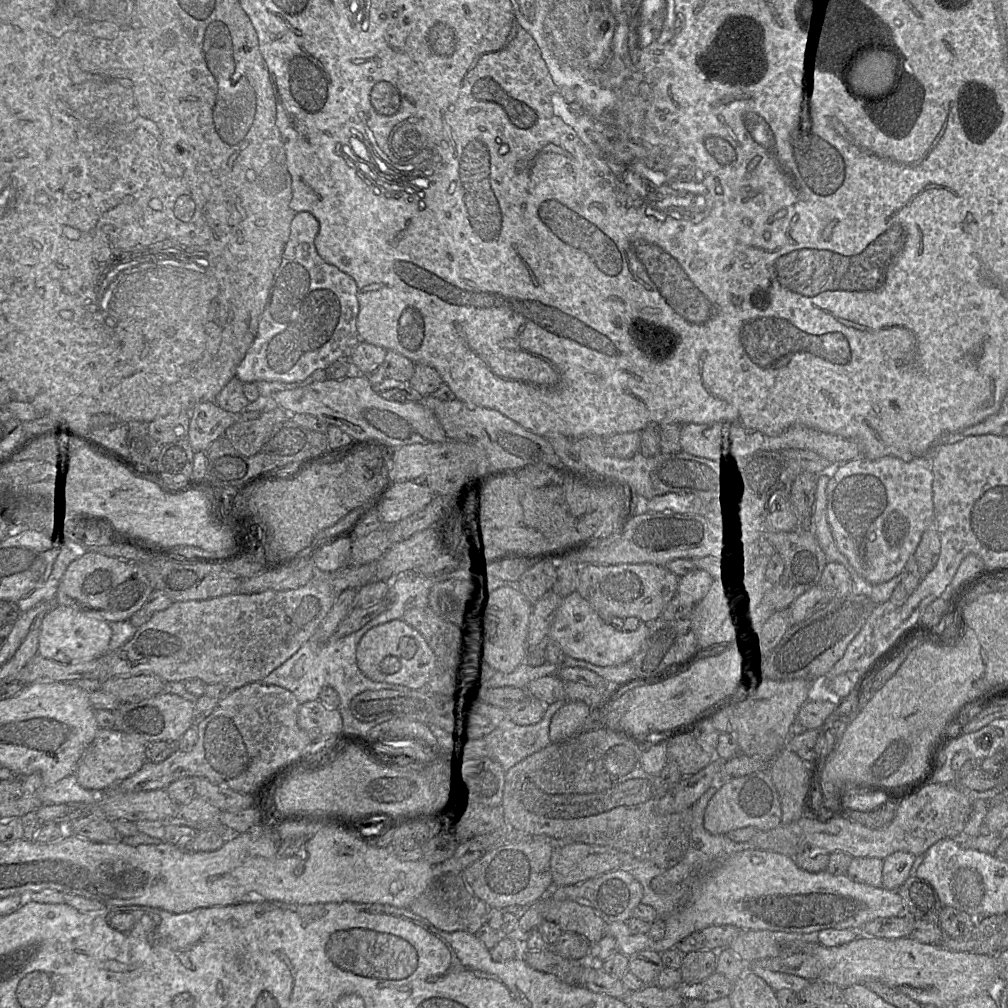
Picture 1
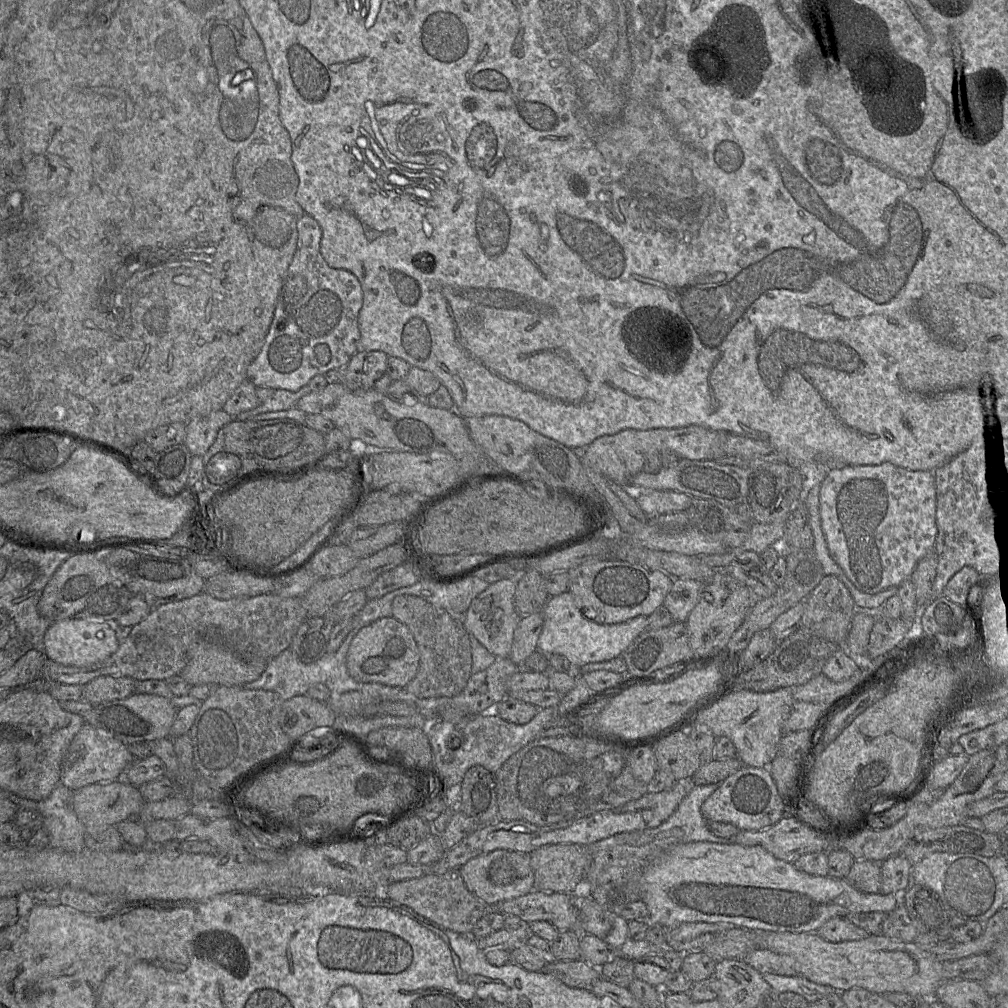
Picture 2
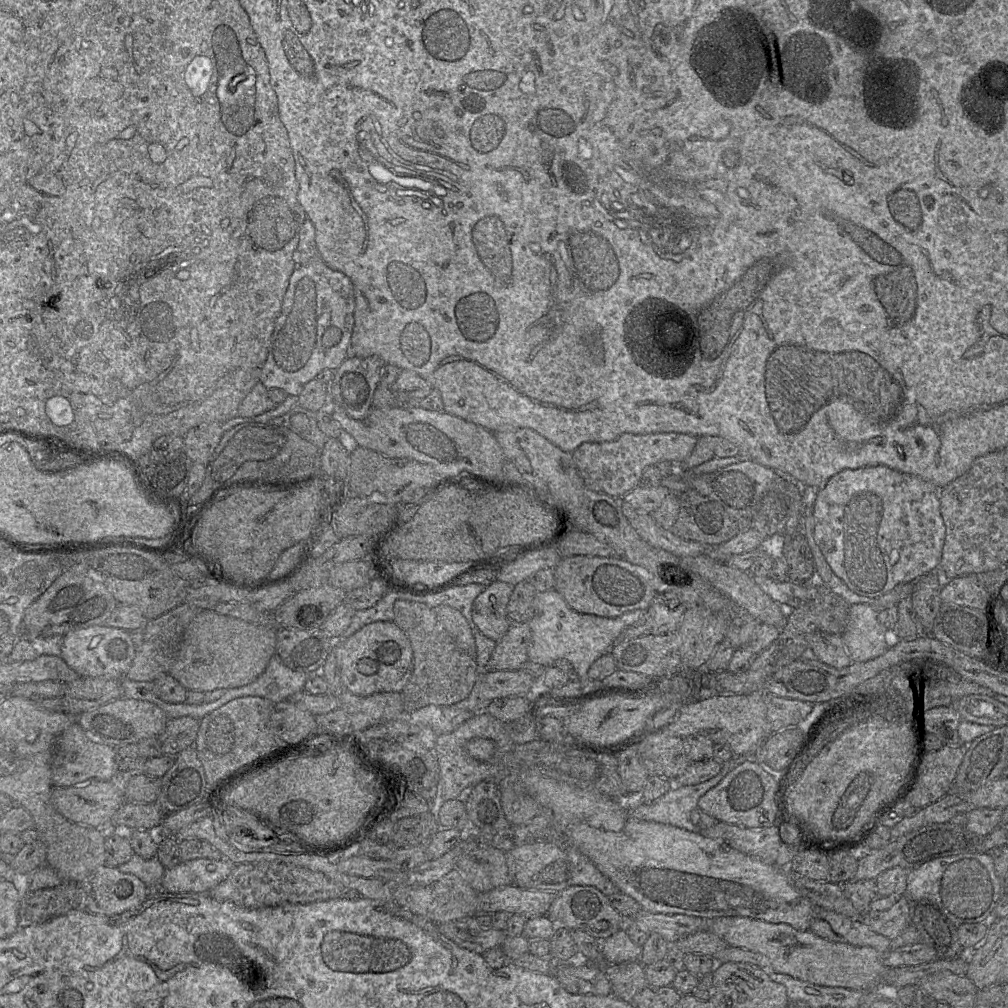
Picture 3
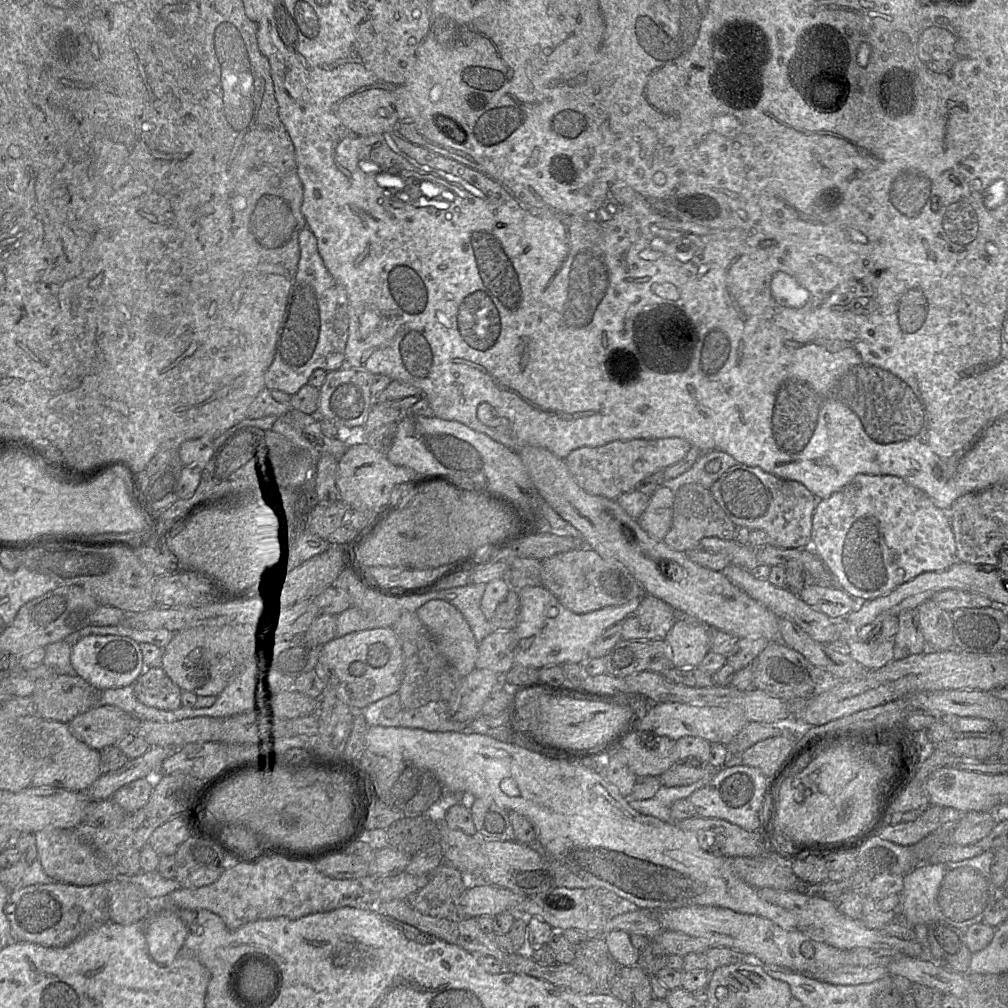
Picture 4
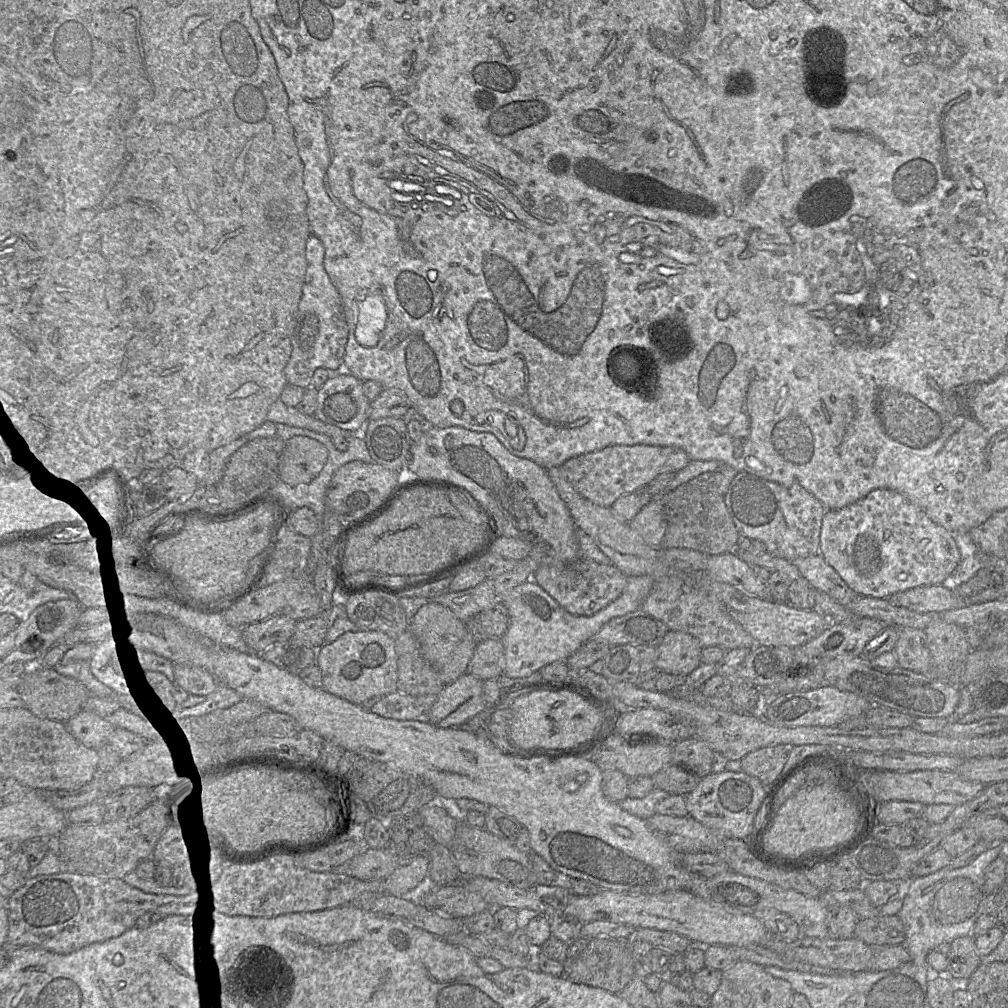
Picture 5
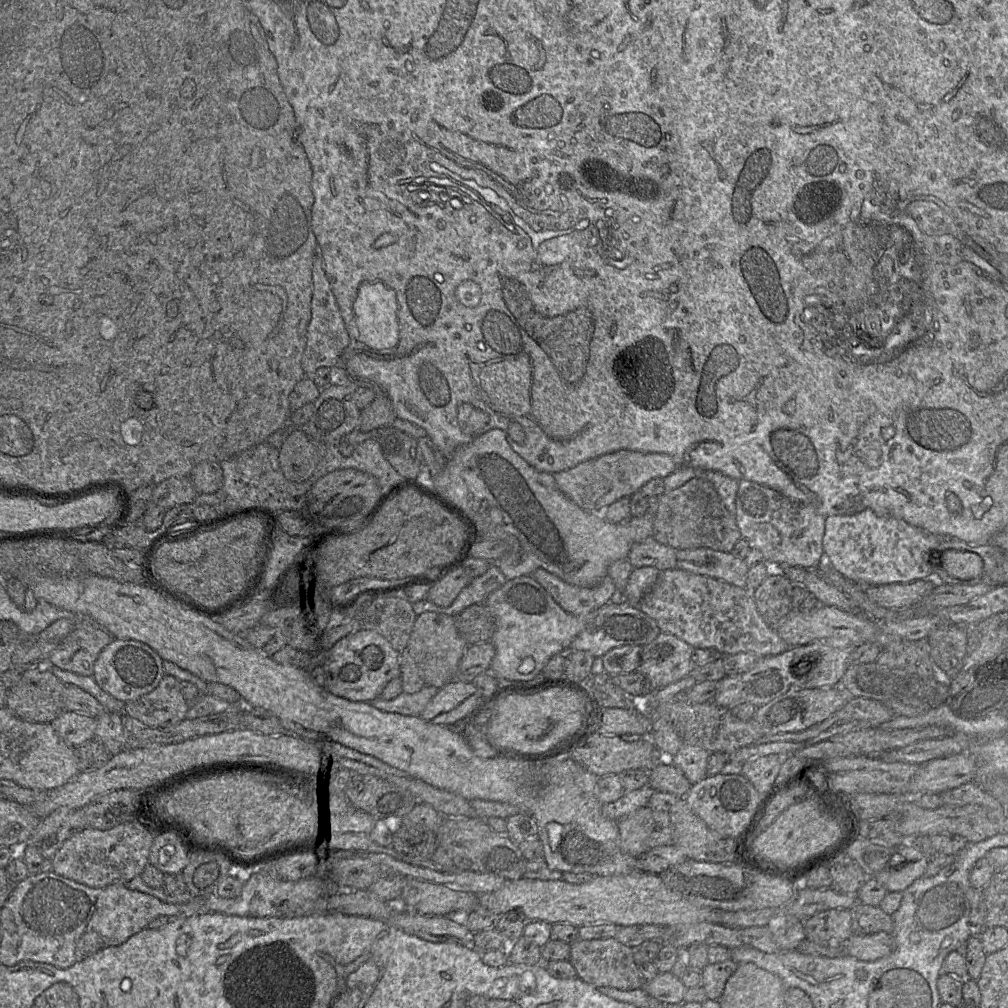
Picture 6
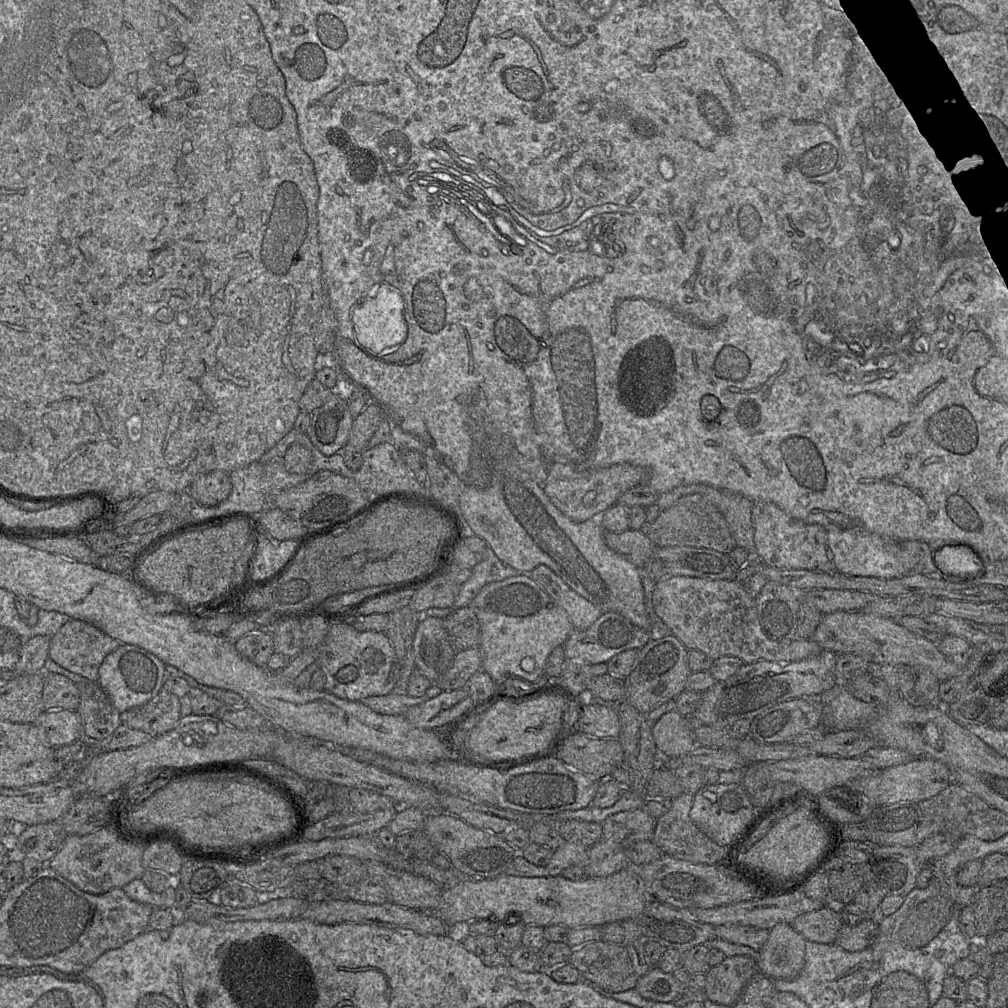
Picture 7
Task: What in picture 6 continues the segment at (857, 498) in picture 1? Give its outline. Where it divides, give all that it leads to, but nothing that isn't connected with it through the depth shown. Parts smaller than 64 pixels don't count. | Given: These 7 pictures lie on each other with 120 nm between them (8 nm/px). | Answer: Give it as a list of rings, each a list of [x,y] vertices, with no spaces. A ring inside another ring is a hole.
[[[865,509],[856,514],[832,515],[832,516],[825,517],[825,532],[823,536],[822,545],[823,545],[823,552],[829,557],[832,567],[836,571],[841,573],[849,581],[856,583],[858,585],[871,586],[871,585],[891,584],[891,583],[910,583],[916,580],[930,580],[936,586],[940,584],[938,584],[938,576],[936,576],[933,571],[933,566],[930,561],[930,555],[932,551],[939,550],[939,539],[941,539],[942,537],[952,537],[952,536],[944,536],[944,535],[931,533],[924,529],[912,526],[901,519],[879,516],[873,510]]]

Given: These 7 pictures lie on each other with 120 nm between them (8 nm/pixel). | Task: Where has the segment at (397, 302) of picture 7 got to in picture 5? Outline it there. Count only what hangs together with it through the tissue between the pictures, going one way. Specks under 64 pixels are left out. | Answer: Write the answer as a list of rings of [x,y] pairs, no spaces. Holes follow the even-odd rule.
[[[371,293],[356,304],[356,341],[365,347],[374,347],[386,326],[387,310],[381,293]]]

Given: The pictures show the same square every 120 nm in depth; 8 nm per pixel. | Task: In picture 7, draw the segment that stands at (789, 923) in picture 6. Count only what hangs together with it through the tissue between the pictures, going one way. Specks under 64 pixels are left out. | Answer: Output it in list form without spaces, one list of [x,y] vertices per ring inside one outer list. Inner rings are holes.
[[[777,923],[759,951],[758,971],[772,980],[796,979],[805,965],[805,942],[791,924]]]

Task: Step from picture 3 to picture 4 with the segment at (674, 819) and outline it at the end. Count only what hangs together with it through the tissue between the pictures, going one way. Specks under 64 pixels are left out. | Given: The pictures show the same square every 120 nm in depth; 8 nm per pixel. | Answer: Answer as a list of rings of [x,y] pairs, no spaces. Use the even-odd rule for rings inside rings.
[[[711,768],[705,776],[697,782],[687,786],[668,787],[662,785],[657,793],[649,799],[630,799],[629,803],[633,809],[643,815],[651,815],[664,822],[674,822],[671,817],[671,806],[682,798],[689,798],[696,790],[705,786],[718,772],[725,768]]]

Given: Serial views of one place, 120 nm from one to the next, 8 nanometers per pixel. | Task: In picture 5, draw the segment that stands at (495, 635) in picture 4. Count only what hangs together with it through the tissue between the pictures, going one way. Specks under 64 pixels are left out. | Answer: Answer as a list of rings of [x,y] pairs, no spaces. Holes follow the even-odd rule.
[[[488,639],[477,643],[466,673],[481,680],[497,679],[504,670],[504,644],[502,639]]]

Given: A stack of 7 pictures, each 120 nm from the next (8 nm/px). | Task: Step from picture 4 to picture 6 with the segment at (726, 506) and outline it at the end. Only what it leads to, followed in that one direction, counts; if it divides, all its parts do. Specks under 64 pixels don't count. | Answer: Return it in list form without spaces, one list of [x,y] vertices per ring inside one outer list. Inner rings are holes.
[[[741,480],[735,498],[735,521],[751,548],[760,550],[773,567],[790,566],[815,569],[823,552],[825,517],[811,506],[749,480]]]

